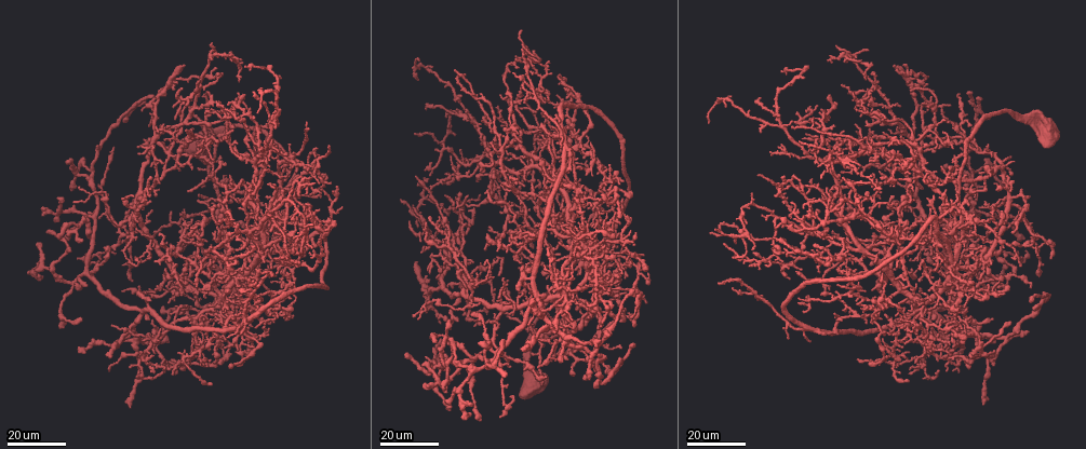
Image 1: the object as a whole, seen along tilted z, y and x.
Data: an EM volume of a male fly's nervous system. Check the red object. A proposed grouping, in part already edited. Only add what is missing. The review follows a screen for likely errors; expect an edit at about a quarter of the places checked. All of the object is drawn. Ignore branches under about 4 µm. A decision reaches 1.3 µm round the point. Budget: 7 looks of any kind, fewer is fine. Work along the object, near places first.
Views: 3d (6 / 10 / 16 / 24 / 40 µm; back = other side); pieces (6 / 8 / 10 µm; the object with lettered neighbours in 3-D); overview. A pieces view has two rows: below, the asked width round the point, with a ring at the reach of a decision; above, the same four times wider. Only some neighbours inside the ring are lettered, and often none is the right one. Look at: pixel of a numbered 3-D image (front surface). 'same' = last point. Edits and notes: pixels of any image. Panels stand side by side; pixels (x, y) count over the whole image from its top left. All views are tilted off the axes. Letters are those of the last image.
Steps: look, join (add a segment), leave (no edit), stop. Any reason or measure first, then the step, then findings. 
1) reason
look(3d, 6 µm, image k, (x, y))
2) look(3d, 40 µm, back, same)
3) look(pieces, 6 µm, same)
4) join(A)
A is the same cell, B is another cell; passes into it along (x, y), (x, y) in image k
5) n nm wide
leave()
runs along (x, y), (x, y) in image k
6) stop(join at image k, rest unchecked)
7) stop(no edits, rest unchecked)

tapers out
look(3d, 16 µm, image 1, (1052, 259))

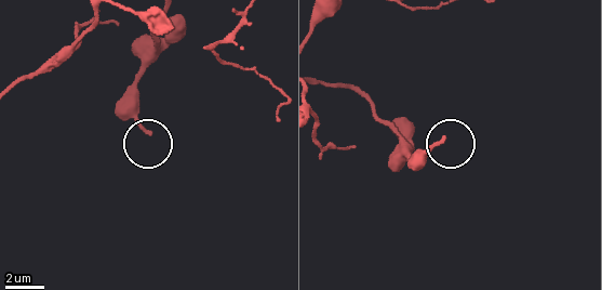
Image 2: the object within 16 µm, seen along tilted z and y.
look(pieces, 6 µm, image 2, (443, 140))

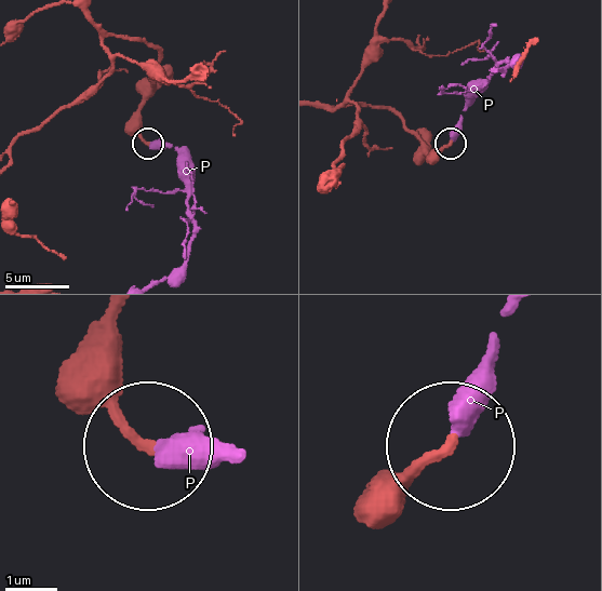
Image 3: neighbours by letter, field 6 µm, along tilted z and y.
join(P)
P is the same cell; passes into it along (137, 112), (141, 137), (176, 150), (194, 222), (164, 277) in image 3; it goes on there

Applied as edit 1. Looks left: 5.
thin end
look(3d, 24 µm, image 1, (891, 221))

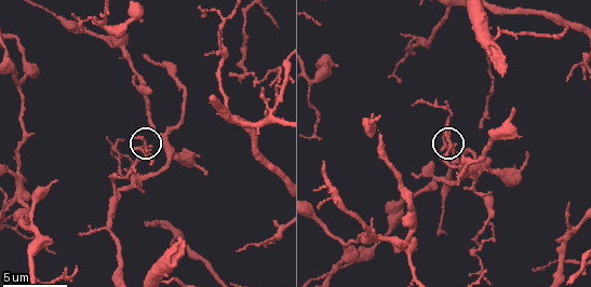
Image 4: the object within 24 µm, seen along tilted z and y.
look(pieces, 8 µm, image 4, (454, 145))

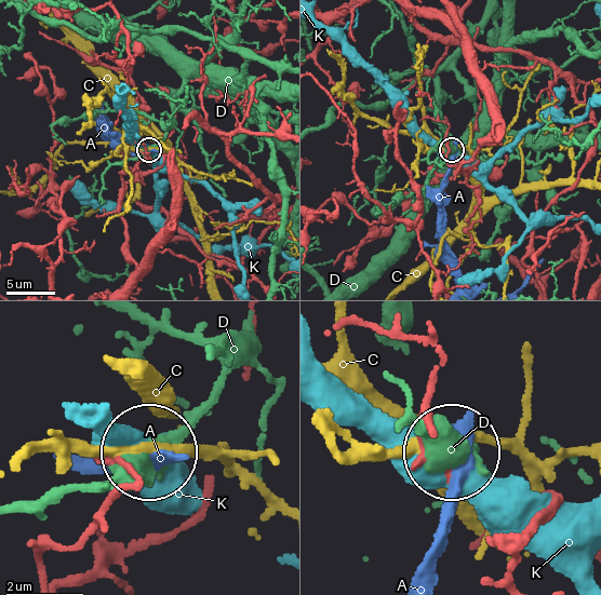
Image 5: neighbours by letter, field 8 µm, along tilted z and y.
180 nm wide
leave()
A, C, D and K are other cells; runs along (41, 579), (43, 551), (81, 536), (121, 461), (144, 455) in image 5; no lettered segment goes on from it

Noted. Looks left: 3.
branch stops here
look(3d, 16 µm, image 1, (251, 189))

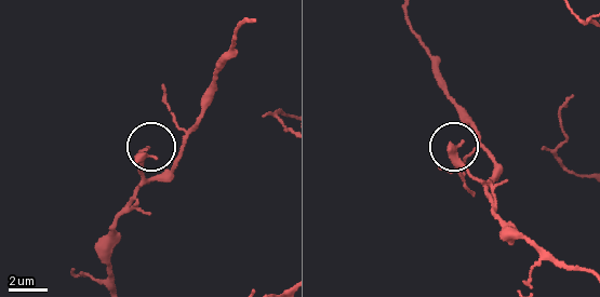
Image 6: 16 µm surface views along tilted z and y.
what lies round it
look(pieces, 10 µm, image 6, (462, 139))

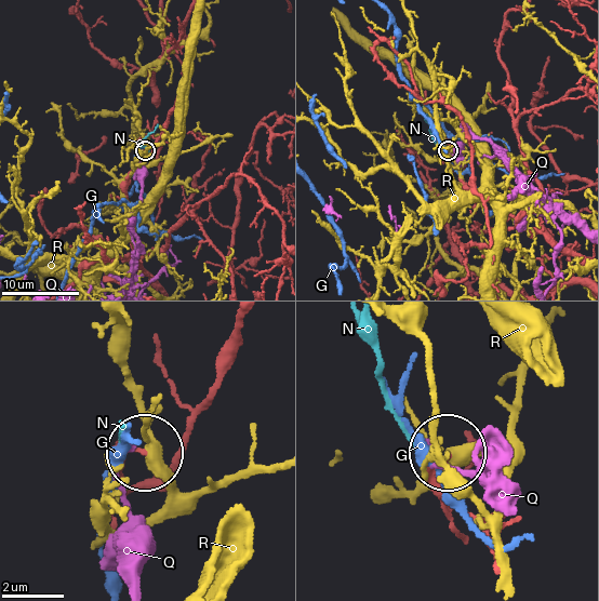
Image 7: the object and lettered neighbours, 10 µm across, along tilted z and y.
260 nm wide
join(N)
N is the same cell, G, Q and R are other cells; it goes on there

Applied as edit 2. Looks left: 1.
stop(join at image 3, join at image 7, rest unchecked)

